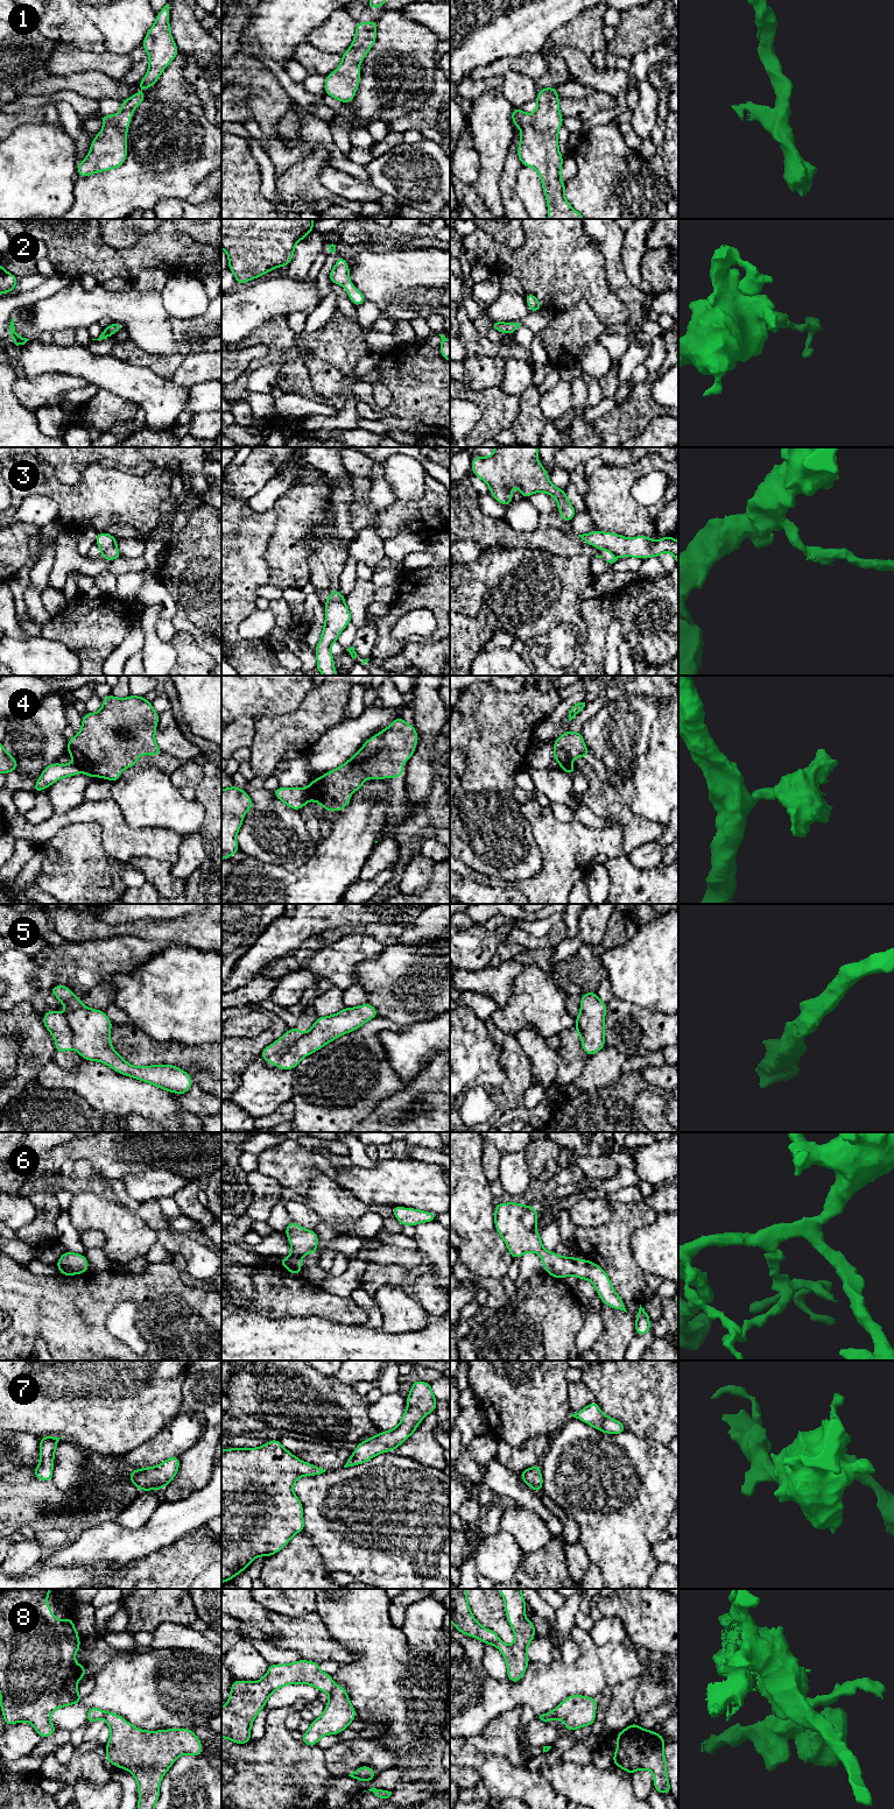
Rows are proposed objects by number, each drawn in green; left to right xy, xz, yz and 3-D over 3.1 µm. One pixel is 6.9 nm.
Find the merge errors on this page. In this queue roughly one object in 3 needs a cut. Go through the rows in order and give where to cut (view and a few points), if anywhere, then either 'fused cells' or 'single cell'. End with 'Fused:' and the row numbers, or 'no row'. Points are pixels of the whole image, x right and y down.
1: no cut; single cell
2: no cut; single cell
3: cut in xy along (115, 544), (108, 548), (100, 548); fused cells
4: cut in xz along (307, 788), (309, 797); fused cells
5: cut in xy along (64, 1015), (71, 1031), (72, 1046); fused cells
6: no cut; single cell
7: no cut; single cell
8: cut in xy along (105, 1711), (103, 1717); fused cells
Fused: 3, 4, 5, 8

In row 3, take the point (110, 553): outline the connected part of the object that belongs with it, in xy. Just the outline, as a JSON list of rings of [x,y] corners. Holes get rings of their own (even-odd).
[[[117,545],[115,546],[110,546],[110,547],[100,547],[101,551],[101,557],[105,560],[112,561],[117,558],[122,557],[121,553],[119,552]]]

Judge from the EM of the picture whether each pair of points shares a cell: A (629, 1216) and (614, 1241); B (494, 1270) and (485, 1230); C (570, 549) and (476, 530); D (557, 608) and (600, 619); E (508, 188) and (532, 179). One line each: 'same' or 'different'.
A: same
B: same
C: same
D: different
E: different

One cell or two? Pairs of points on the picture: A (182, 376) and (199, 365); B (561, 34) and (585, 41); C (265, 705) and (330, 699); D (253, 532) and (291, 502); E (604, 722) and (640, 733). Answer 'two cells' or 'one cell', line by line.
A: one cell
B: one cell
C: two cells
D: two cells
E: one cell

